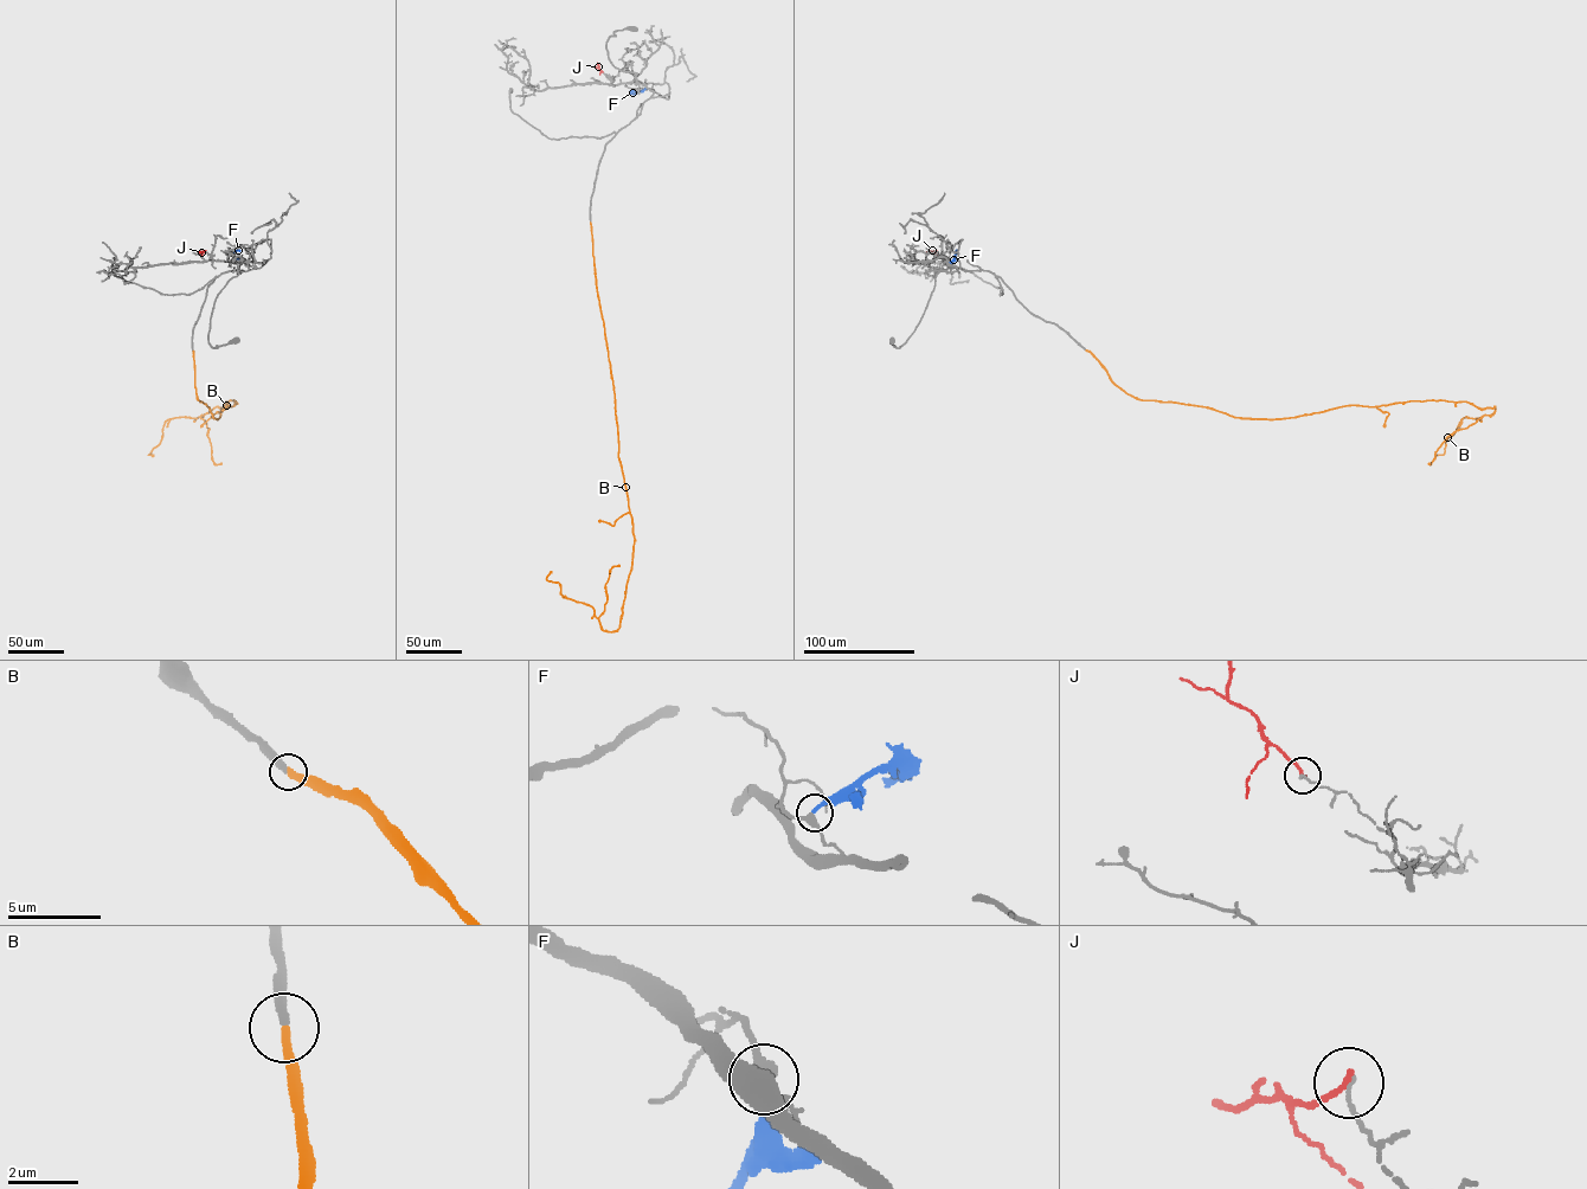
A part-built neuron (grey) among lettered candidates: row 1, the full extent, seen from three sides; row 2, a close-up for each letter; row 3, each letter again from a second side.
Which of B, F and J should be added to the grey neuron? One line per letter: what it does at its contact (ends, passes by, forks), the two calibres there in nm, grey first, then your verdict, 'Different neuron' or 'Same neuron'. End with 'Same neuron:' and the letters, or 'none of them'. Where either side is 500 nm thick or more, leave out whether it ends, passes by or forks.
B: It ends there. Thickness 320 nm (grey) against 280 nm. Same neuron
F: It ends there. Thickness 360 nm (grey) against 300 nm. Different neuron
J: It ends there. Thickness 110 nm (grey) against 180 nm. Different neuron
Same neuron: B

